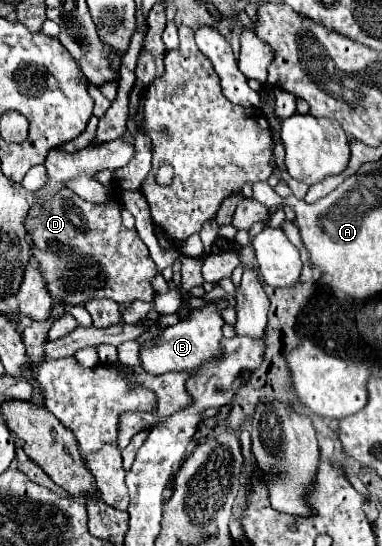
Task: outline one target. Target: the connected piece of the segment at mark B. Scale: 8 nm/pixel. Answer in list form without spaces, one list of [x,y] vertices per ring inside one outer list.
[[[206,302],[202,308],[194,308],[182,318],[178,324],[164,328],[154,342],[146,342],[140,346],[140,364],[150,374],[164,374],[172,370],[194,370],[202,362],[210,360],[212,356],[222,352],[220,338],[222,338],[224,320],[218,312],[216,302]]]

